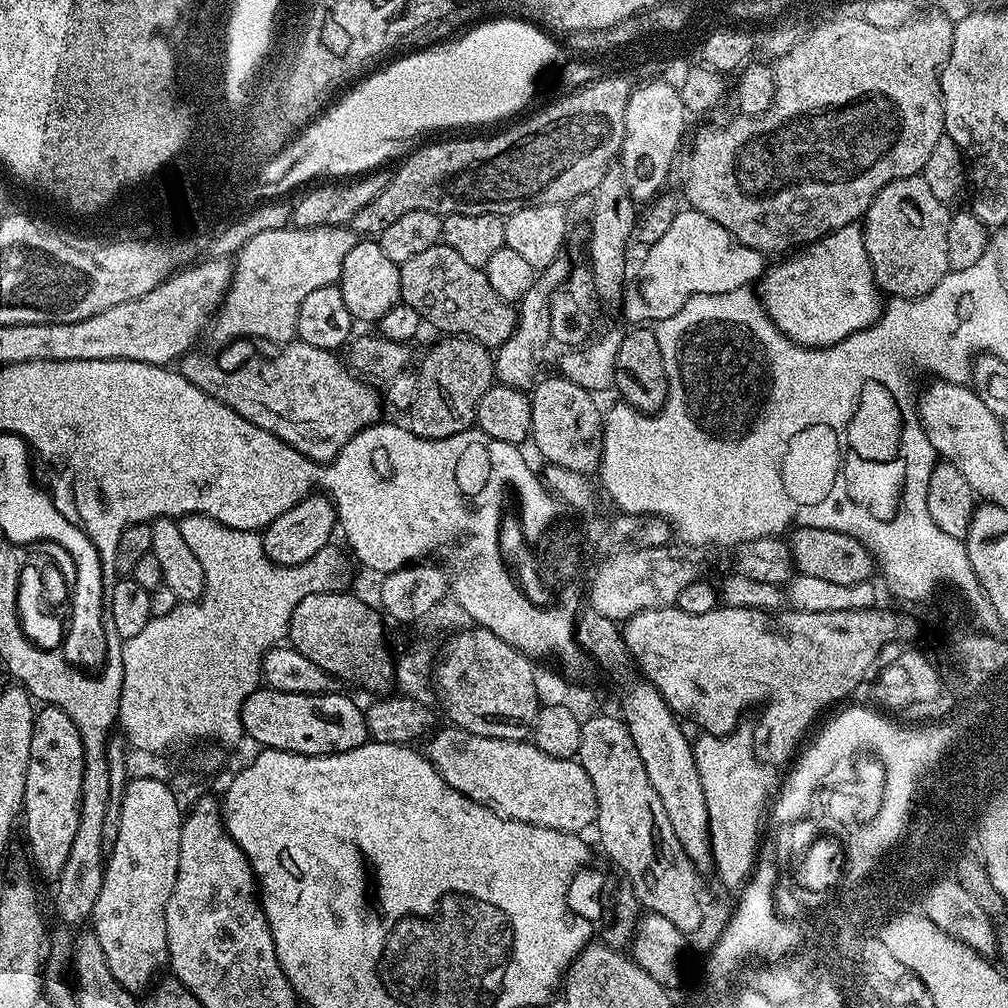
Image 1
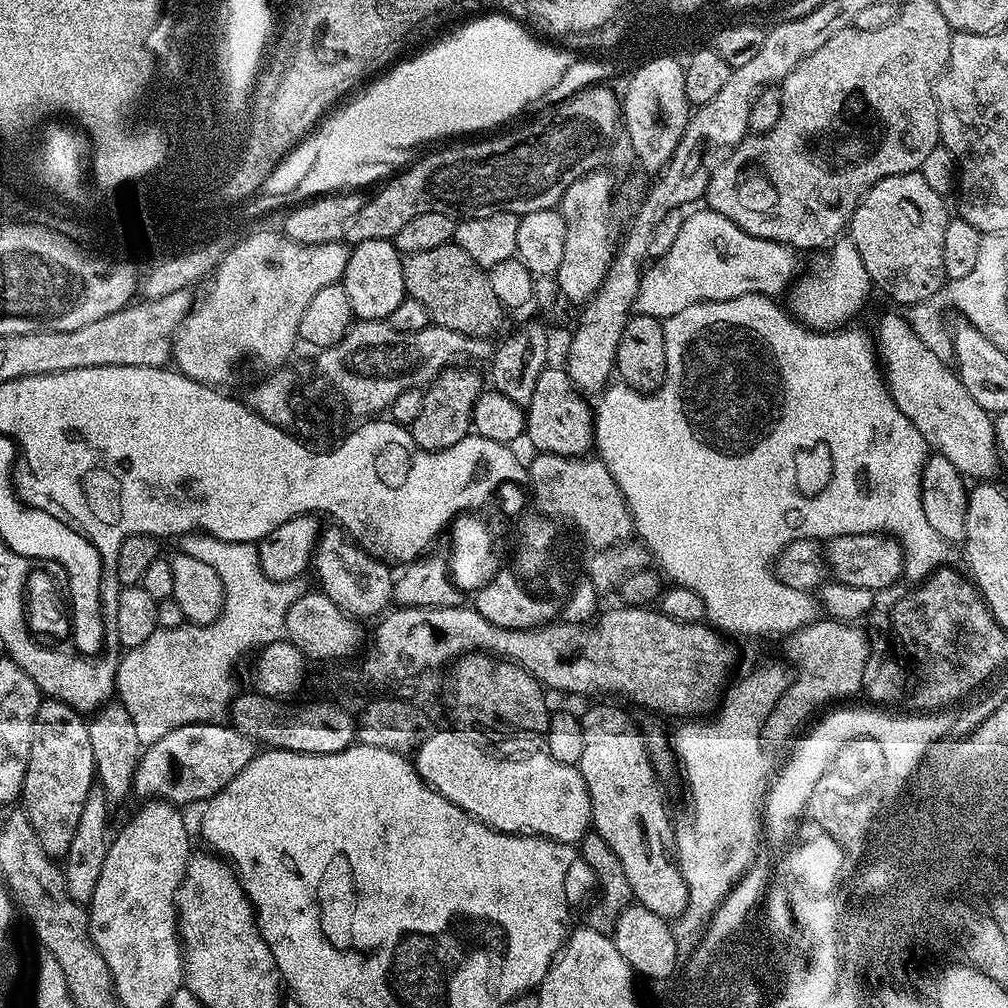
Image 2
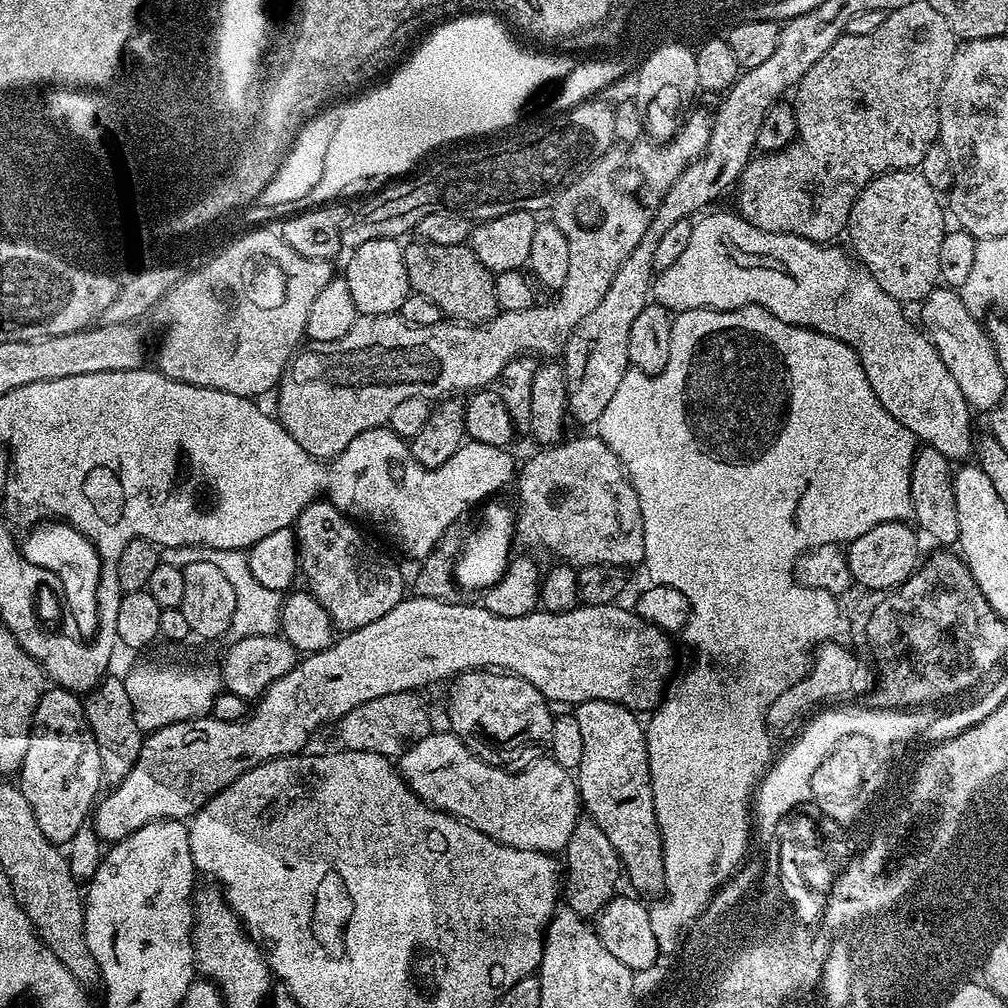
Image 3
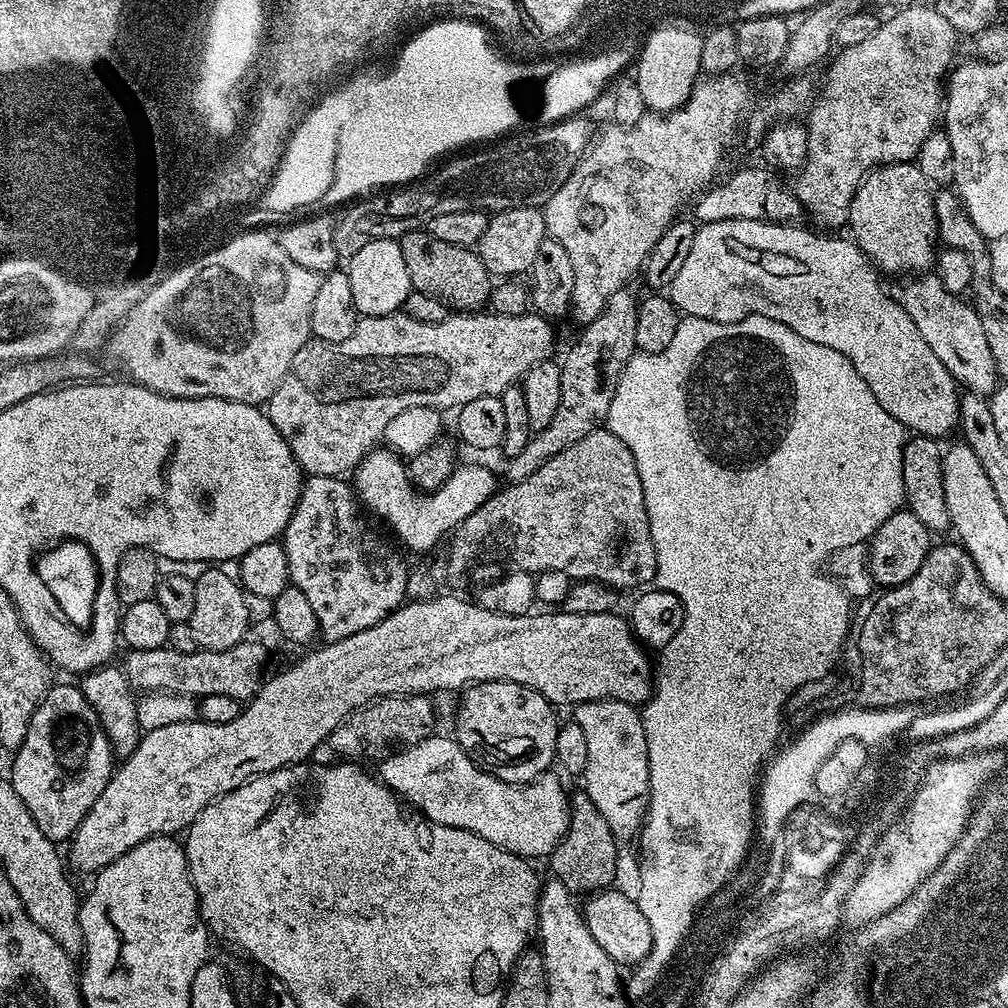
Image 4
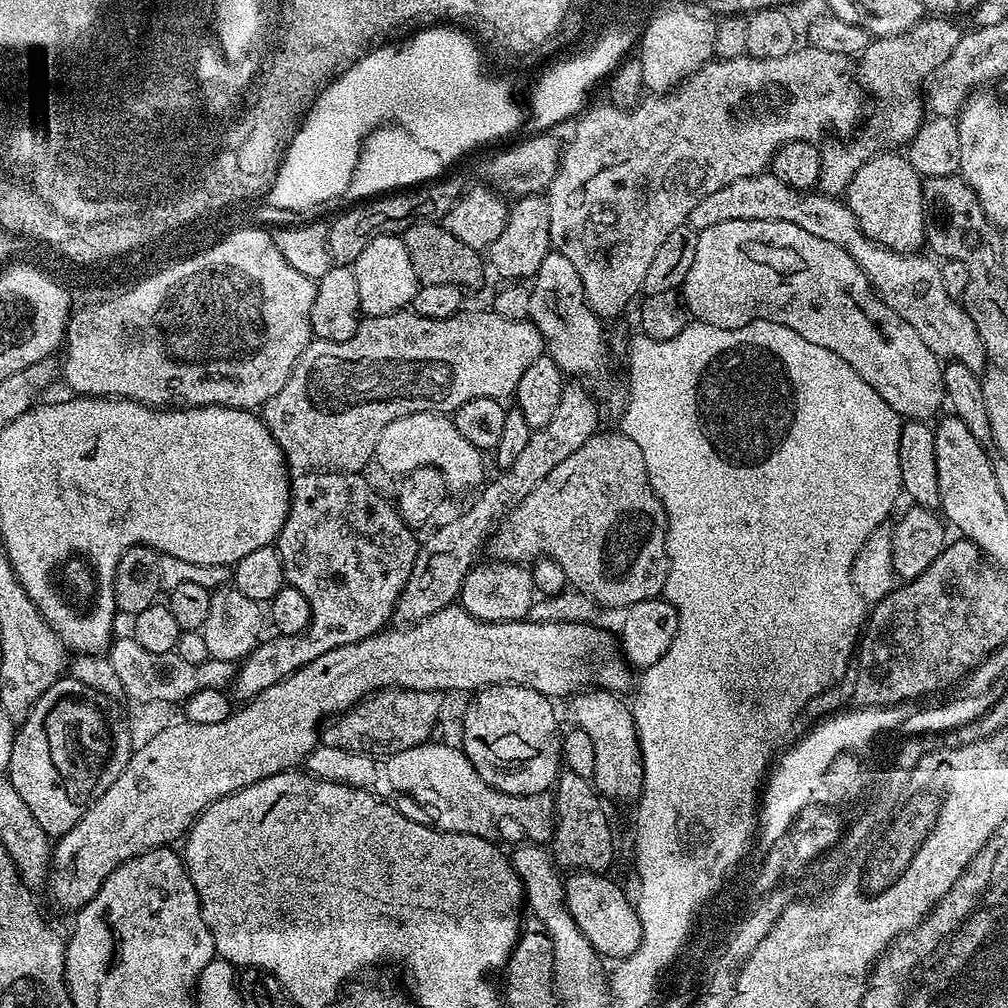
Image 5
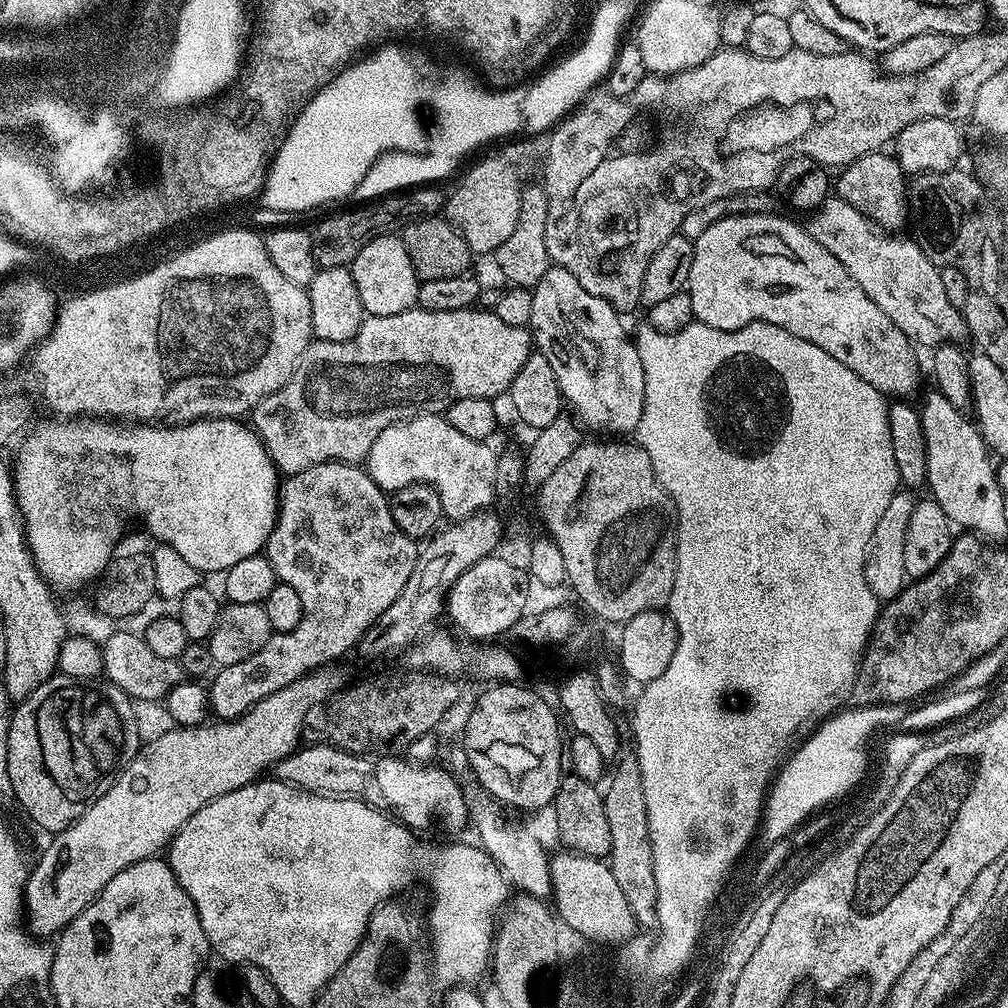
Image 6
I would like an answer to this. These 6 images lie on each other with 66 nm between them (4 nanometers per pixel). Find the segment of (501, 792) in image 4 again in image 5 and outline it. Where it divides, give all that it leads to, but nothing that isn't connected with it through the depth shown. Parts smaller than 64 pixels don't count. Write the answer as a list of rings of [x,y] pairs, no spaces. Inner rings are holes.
[[[425,742],[393,756],[378,757],[320,744],[307,757],[304,766],[317,779],[366,789],[380,798],[387,797],[388,788],[396,794],[409,796],[436,819],[433,820],[435,827],[441,832],[474,834],[493,842],[509,840],[512,846],[521,842],[544,846],[553,839],[556,827],[553,797],[548,792],[511,796],[490,786],[478,774],[463,747],[451,748],[443,743]]]

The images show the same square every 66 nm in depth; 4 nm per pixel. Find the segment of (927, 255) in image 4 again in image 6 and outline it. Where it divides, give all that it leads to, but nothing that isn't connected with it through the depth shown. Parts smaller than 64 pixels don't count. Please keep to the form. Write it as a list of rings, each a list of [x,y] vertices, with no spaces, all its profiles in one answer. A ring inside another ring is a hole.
[[[887,151],[867,152],[853,160],[851,164],[843,165],[840,177],[835,177],[834,192],[841,196],[854,210],[867,216],[881,230],[900,230],[910,220],[910,184],[906,173],[896,161],[895,155]]]

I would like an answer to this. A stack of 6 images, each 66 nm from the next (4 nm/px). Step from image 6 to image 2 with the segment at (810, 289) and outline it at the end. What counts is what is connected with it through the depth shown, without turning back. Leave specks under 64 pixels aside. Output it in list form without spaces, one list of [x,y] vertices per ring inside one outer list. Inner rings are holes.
[[[689,211],[685,215],[674,246],[655,261],[656,268],[649,267],[640,277],[634,305],[639,315],[666,321],[686,310],[686,306],[707,300],[729,300],[751,292],[776,298],[793,283],[797,253],[789,245],[754,238],[734,226],[730,218],[703,211]],[[888,312],[880,320],[880,333],[874,336],[878,345],[878,360],[882,365],[884,383],[888,385],[888,391],[892,394],[892,400],[914,422],[914,426],[922,434],[924,443],[928,445],[933,453],[948,458],[957,467],[961,475],[971,478],[976,482],[988,482],[1000,468],[1002,453],[996,446],[996,425],[993,417],[974,398],[970,398],[970,390],[962,386],[960,377],[956,375],[951,367],[948,368],[940,361],[940,356],[935,347],[926,345],[922,338],[912,329],[911,323],[894,313]]]

